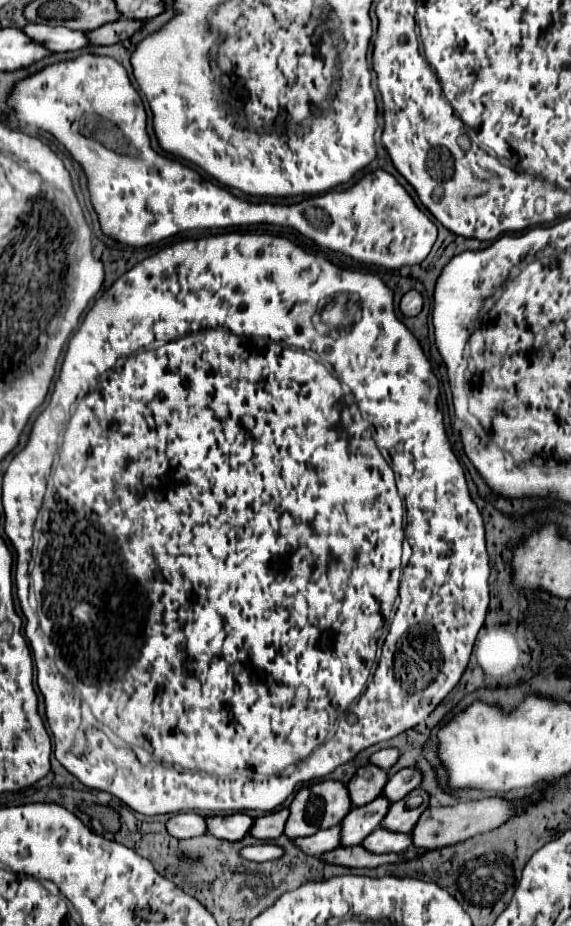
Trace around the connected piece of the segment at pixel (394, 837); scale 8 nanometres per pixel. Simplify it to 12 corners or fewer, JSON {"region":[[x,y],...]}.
{"region":[[379,827],[363,839],[371,853],[403,853],[411,835]]}

